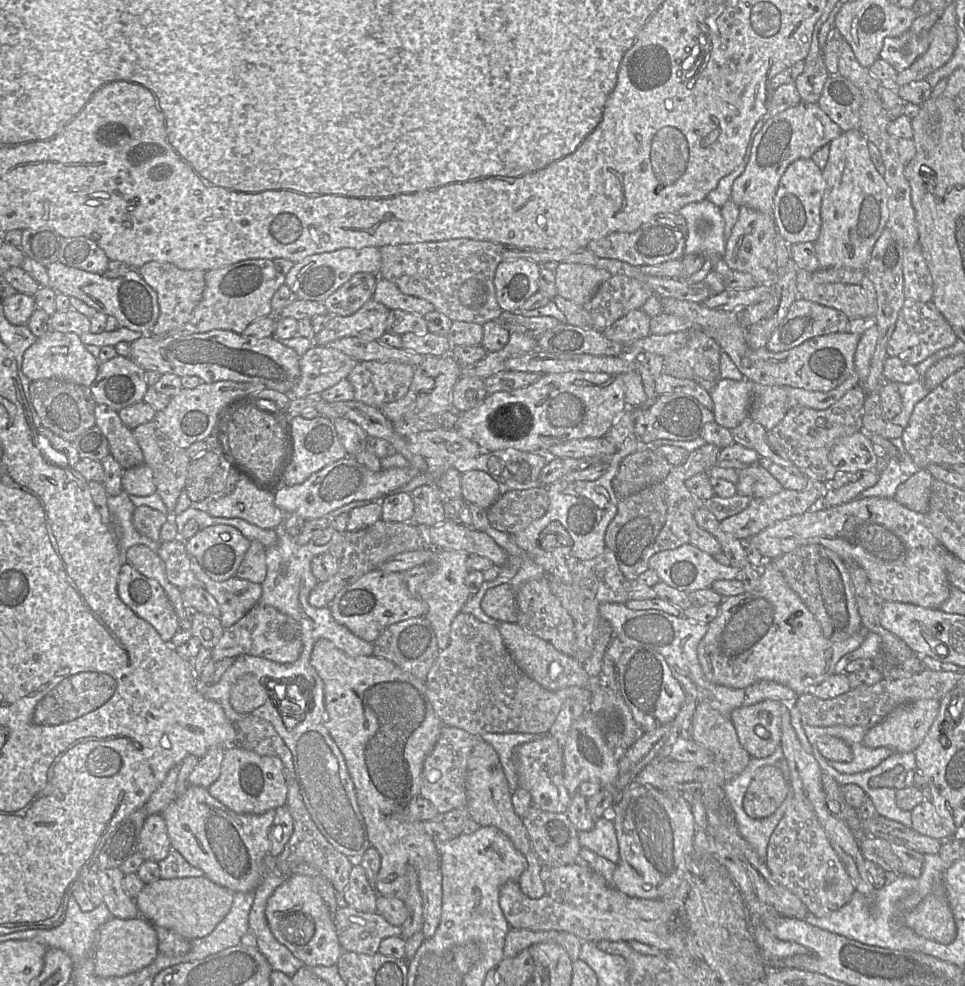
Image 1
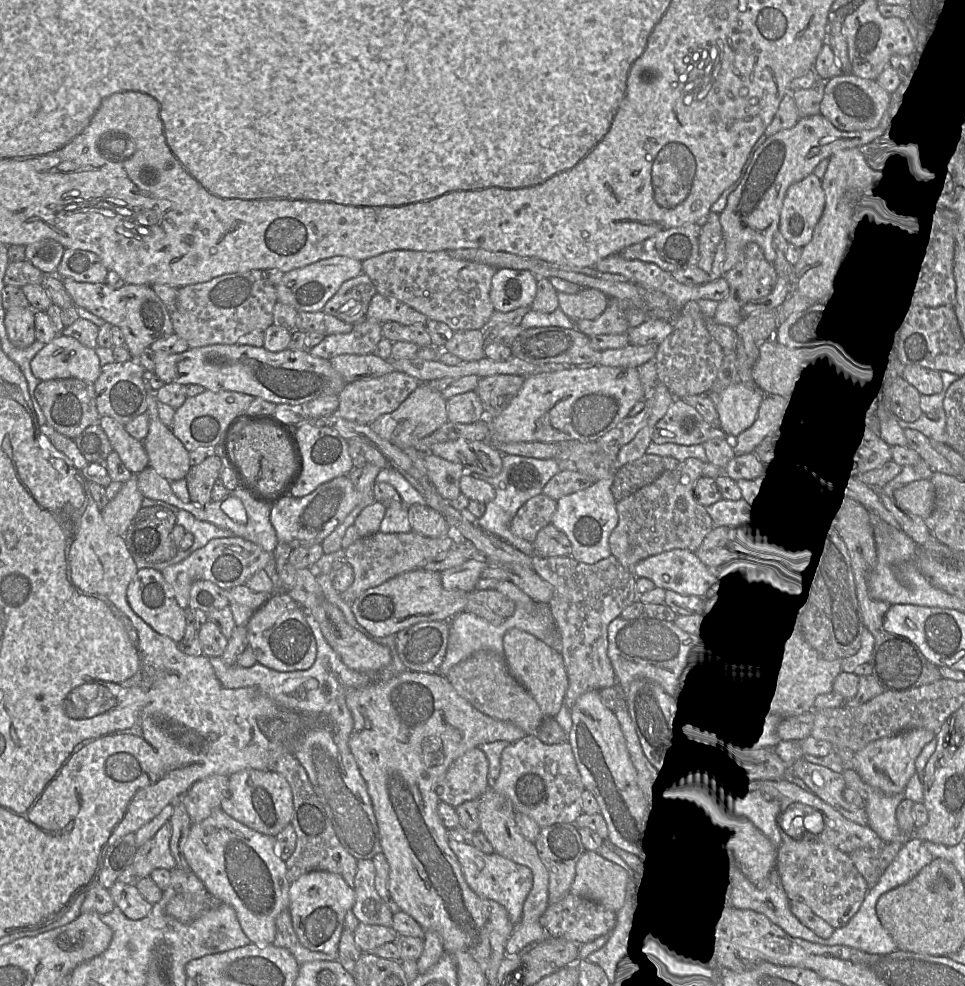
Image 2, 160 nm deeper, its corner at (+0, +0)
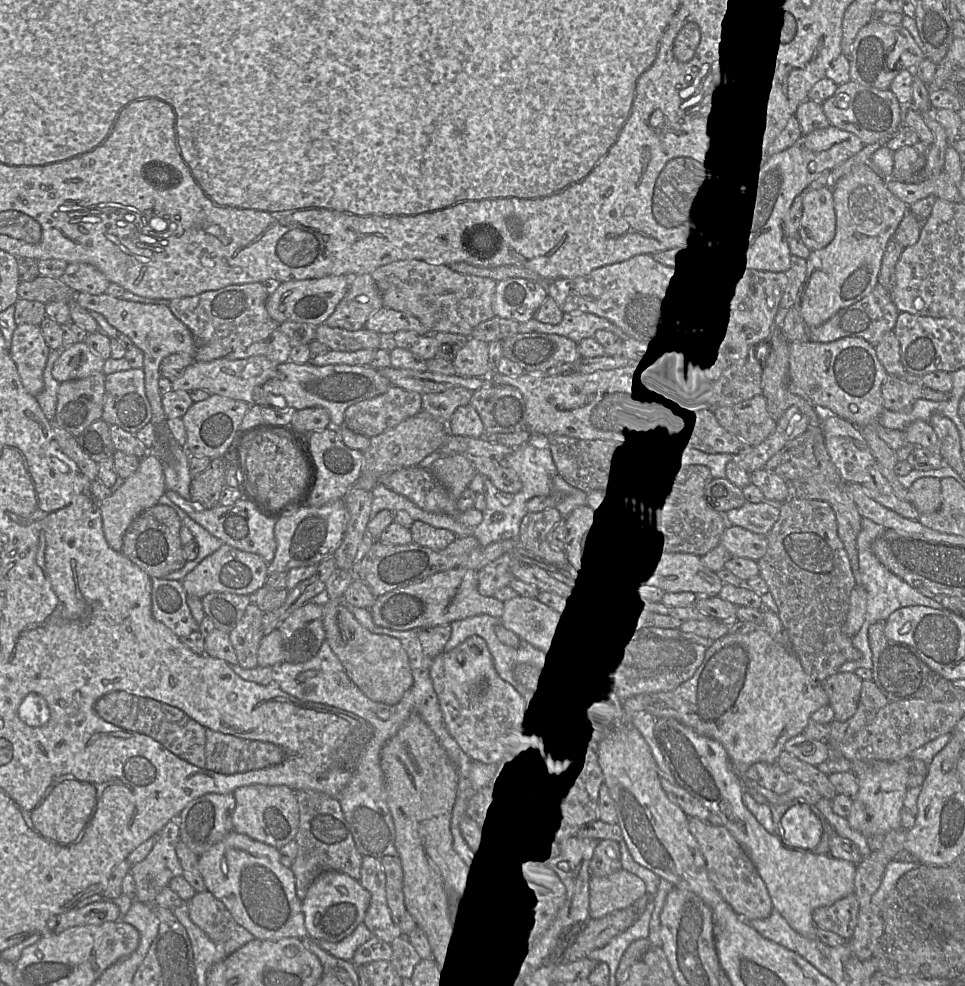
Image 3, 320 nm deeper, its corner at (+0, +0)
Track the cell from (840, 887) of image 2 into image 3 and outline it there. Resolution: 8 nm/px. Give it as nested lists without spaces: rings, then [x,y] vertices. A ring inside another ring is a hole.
[[[855,893],[837,900],[830,906],[813,911],[813,919],[818,927],[831,930],[845,940],[854,934],[859,914],[859,900]]]

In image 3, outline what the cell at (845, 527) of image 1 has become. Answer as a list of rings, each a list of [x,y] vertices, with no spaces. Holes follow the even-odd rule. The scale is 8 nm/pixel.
[[[731,525],[726,527],[720,538],[732,557],[742,557],[758,561],[768,548],[767,535],[751,532],[743,527]]]

